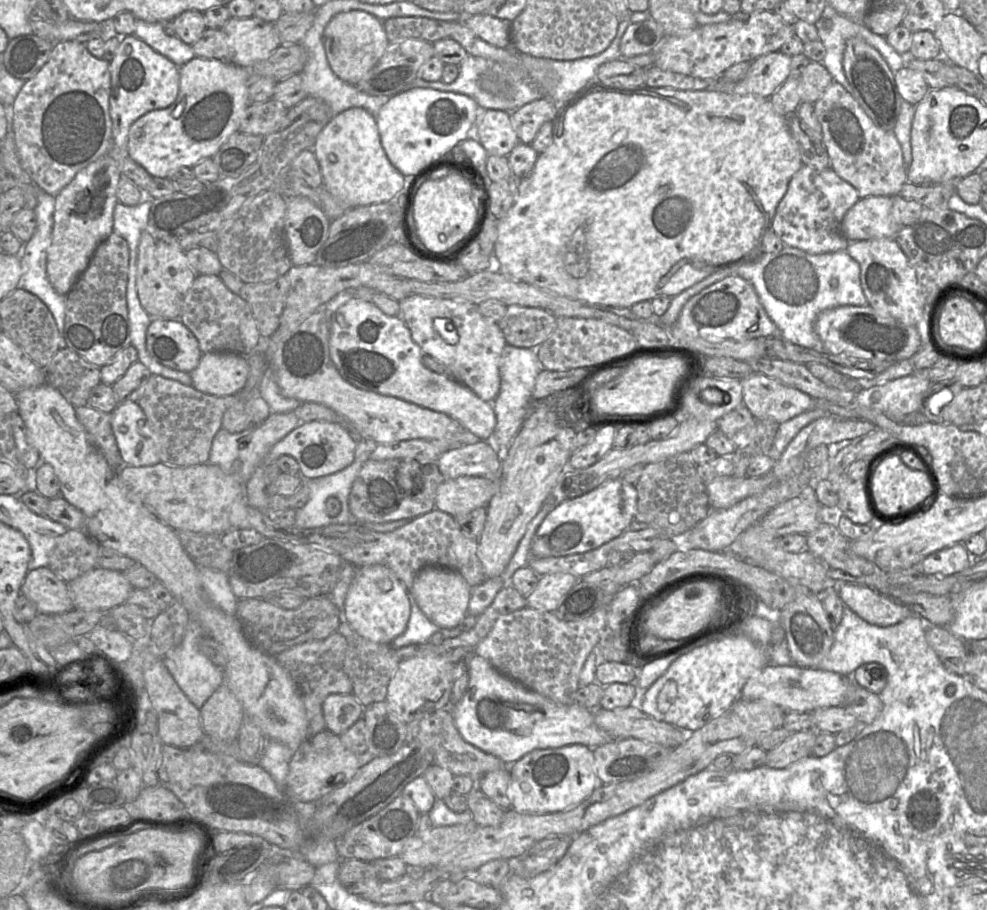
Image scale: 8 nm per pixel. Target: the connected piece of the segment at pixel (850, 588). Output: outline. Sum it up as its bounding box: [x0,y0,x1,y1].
[835,581,914,627]

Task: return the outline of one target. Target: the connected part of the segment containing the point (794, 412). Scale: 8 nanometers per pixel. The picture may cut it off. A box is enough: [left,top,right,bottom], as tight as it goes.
[740,373,818,424]

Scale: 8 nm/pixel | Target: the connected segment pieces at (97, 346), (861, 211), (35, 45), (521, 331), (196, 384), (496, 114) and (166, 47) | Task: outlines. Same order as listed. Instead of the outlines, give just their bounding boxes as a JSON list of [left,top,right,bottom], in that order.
[[62,232,131,368],[842,197,901,241],[3,33,53,81],[498,305,557,349],[190,352,249,397],[475,109,519,157],[132,20,196,67]]

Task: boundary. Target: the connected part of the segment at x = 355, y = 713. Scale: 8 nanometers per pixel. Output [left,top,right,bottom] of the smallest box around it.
[323,694,364,736]

